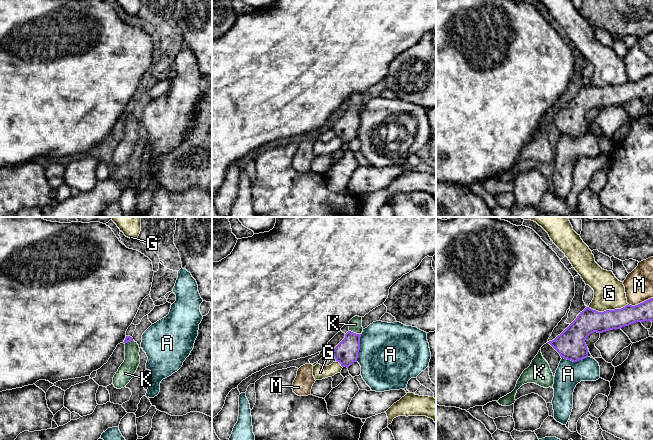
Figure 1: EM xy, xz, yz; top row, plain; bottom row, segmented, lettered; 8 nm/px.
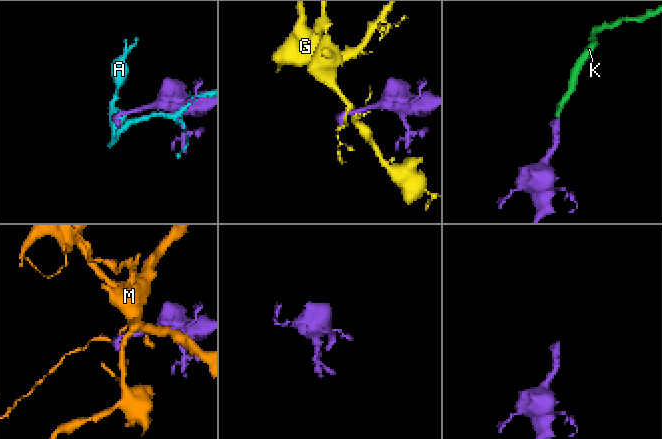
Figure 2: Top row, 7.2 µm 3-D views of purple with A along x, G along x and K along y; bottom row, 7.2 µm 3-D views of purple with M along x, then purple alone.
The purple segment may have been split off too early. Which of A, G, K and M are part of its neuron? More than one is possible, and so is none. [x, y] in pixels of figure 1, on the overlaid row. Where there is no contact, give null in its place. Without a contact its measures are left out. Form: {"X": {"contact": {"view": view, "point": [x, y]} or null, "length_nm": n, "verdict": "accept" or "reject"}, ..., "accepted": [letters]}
{"A": {"contact": {"view": "xz", "point": [359, 348]}, "length_nm": 220, "verdict": "reject"}, "G": {"contact": {"view": "yz", "point": [608, 310]}, "length_nm": 320, "verdict": "reject"}, "K": {"contact": {"view": "xz", "point": [355, 333]}, "length_nm": 100, "verdict": "accept"}, "M": {"contact": {"view": "yz", "point": [640, 303]}, "length_nm": 200, "verdict": "reject"}, "accepted": ["K"]}

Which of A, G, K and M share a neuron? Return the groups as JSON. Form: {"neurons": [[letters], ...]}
{"neurons": [["A"], ["G"], ["K"], ["M"]]}

